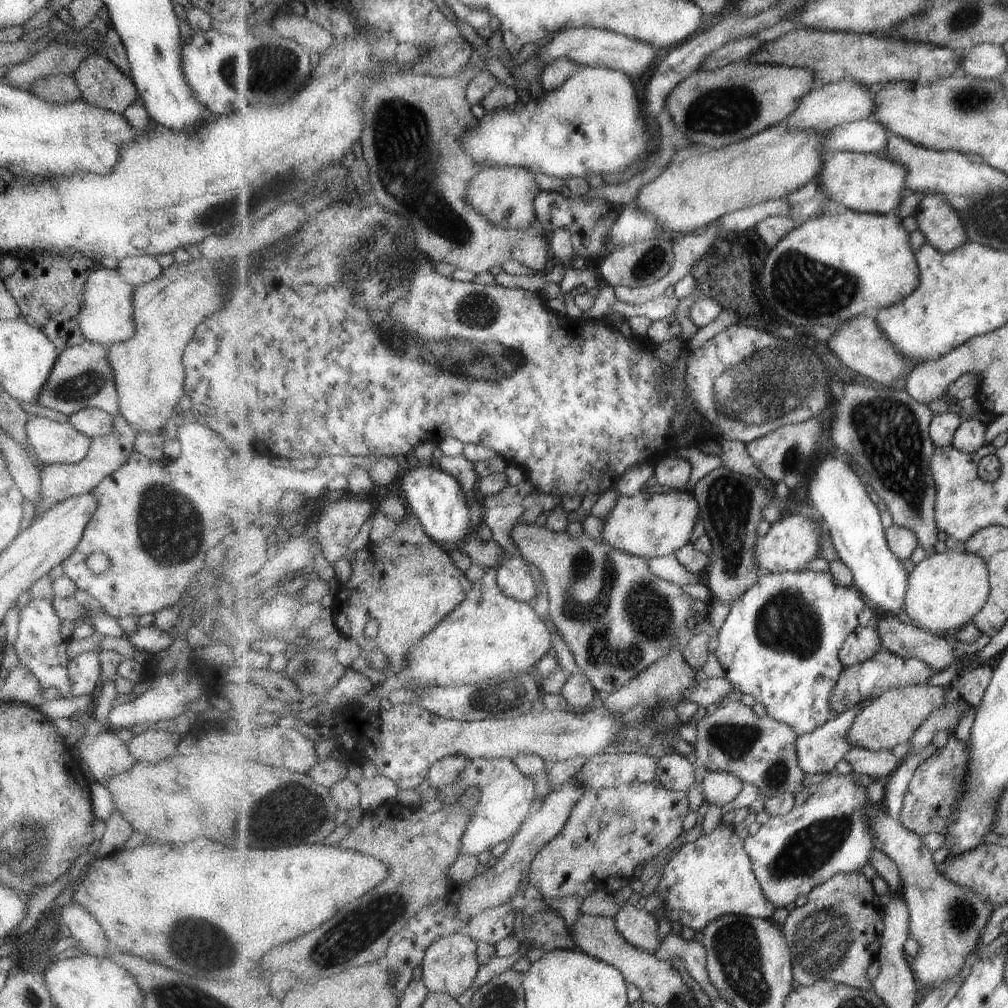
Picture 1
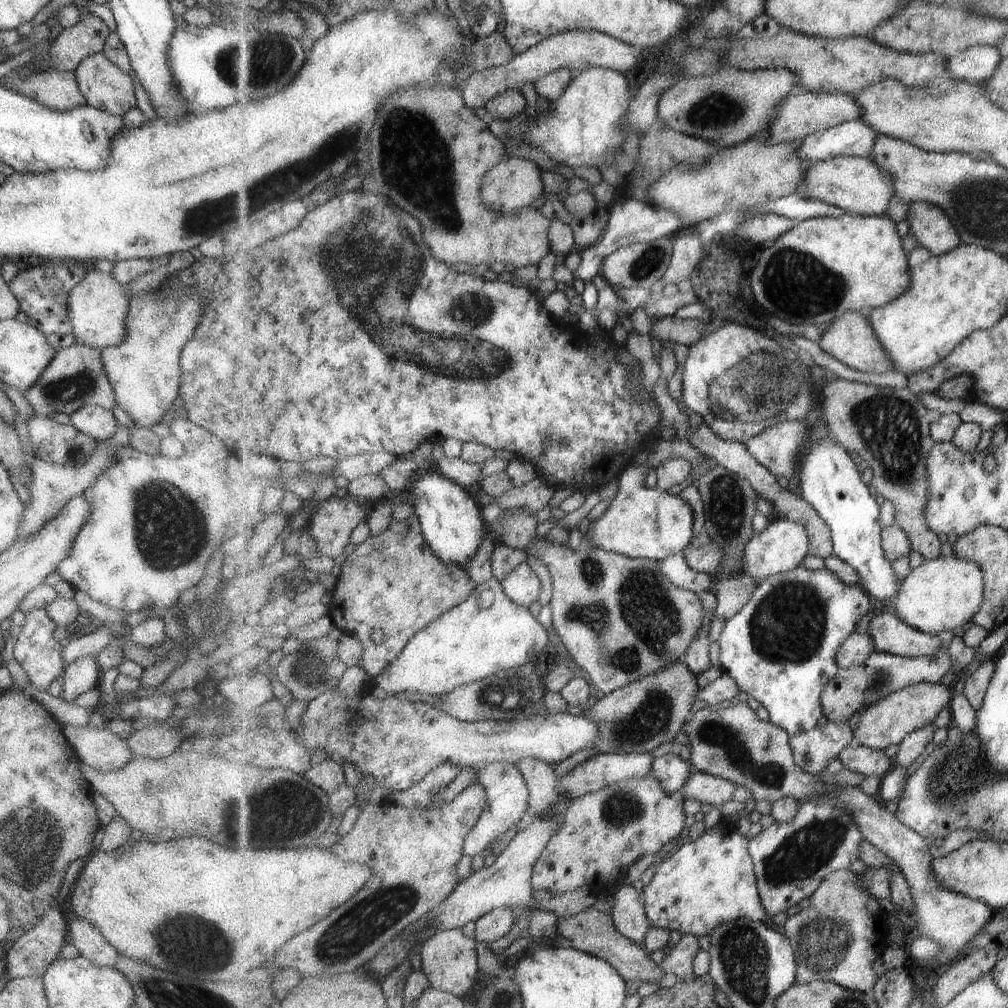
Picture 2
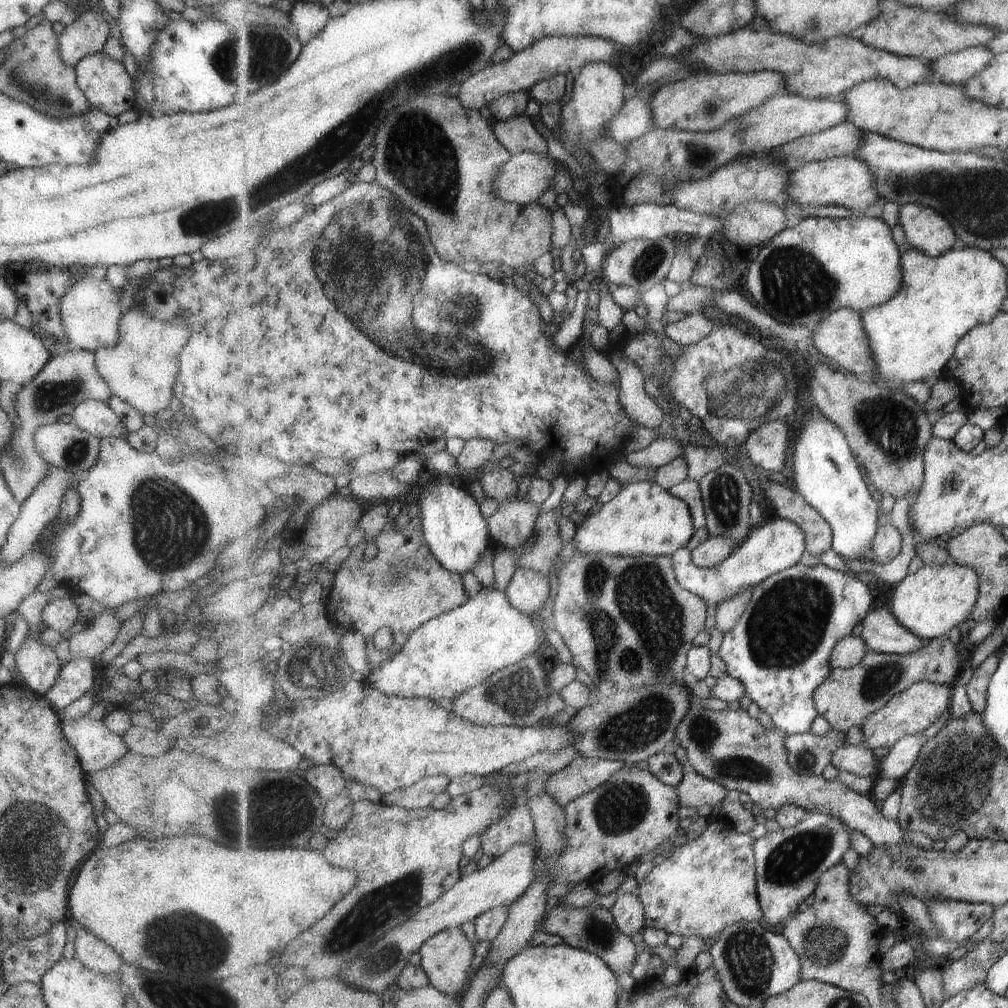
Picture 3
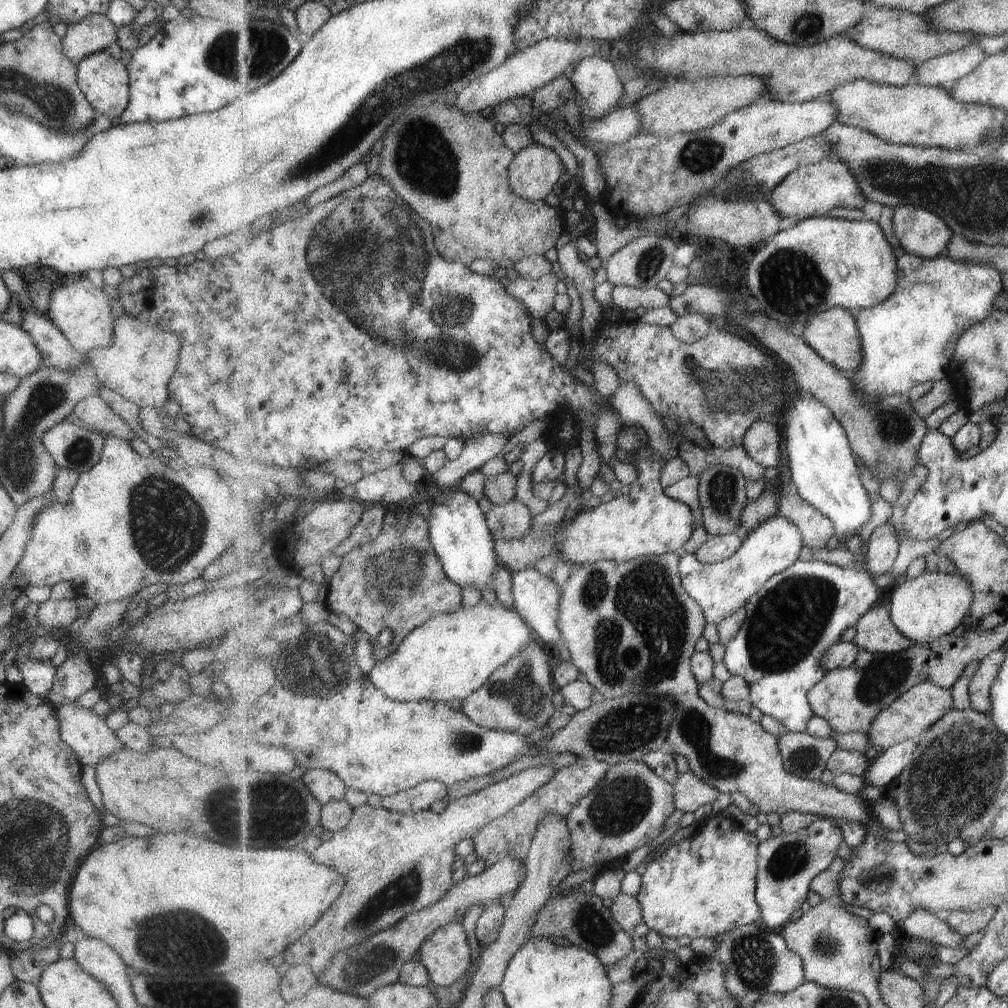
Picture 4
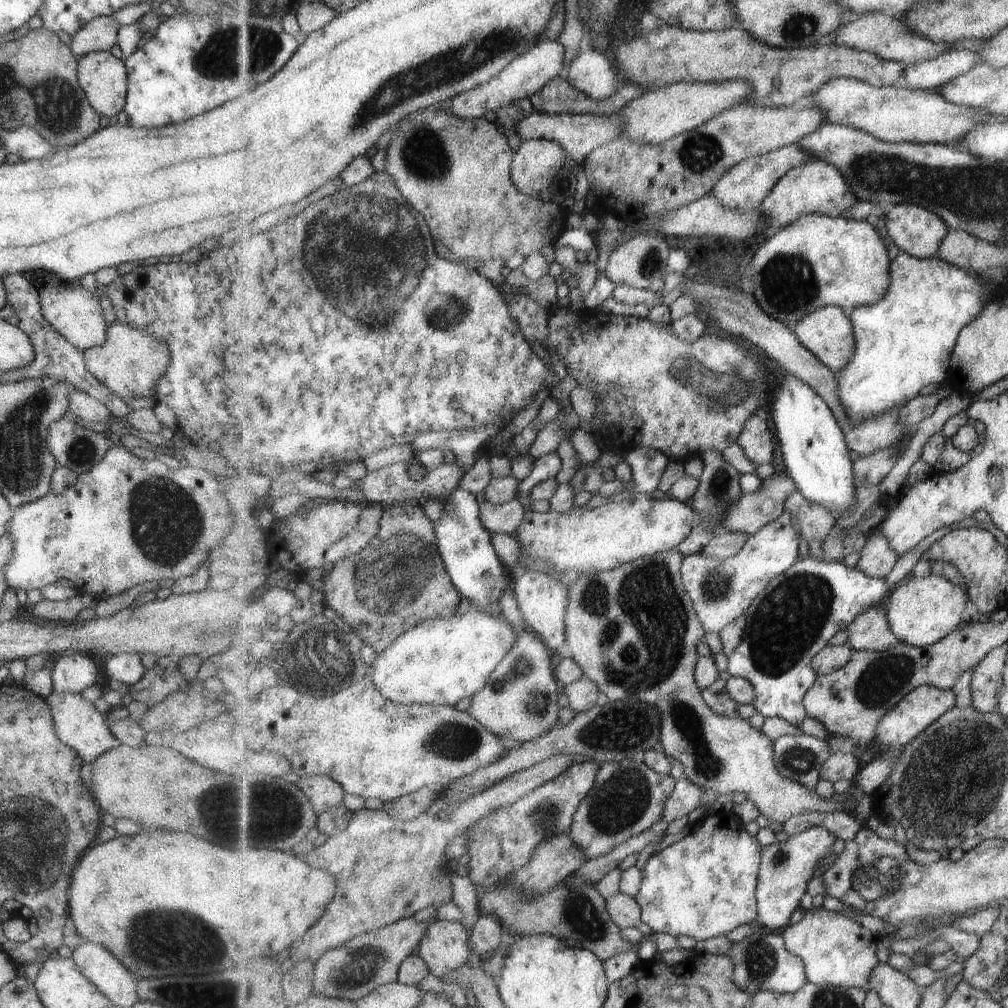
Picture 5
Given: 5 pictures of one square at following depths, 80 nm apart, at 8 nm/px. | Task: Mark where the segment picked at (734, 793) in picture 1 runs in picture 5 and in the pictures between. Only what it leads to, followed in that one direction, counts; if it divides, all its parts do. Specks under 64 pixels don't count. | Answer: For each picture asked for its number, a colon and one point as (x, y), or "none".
2: (707, 789)
3: (695, 789)
4: (691, 792)
5: (687, 796)

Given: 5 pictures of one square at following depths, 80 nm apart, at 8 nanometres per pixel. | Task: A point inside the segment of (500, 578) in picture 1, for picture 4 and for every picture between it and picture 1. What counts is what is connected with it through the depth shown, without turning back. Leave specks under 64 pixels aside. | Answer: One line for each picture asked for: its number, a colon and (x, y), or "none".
2: (523, 586)
3: (528, 591)
4: (537, 599)

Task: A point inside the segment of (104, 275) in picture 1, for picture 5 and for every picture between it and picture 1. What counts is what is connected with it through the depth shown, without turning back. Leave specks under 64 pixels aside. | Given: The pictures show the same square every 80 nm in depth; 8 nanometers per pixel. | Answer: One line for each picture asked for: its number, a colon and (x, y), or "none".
2: (96, 306)
3: (88, 310)
4: (80, 310)
5: (71, 310)

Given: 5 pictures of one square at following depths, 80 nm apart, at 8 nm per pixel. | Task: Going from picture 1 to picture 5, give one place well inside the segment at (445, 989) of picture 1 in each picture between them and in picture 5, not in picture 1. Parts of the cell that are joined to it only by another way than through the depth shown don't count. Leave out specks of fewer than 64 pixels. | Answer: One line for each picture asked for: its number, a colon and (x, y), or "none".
2: (450, 959)
3: (446, 957)
4: (446, 954)
5: (445, 948)

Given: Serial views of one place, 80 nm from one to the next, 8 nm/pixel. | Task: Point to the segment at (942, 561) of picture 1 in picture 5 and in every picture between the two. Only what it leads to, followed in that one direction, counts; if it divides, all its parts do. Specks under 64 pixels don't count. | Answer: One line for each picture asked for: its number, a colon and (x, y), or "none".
2: (943, 594)
3: (938, 598)
4: (924, 609)
5: (923, 611)

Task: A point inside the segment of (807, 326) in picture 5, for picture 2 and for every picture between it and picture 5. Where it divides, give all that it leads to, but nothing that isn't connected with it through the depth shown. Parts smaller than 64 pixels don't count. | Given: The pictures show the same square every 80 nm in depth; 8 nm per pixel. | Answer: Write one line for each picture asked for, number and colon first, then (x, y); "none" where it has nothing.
2: (850, 339)
3: (841, 337)
4: (834, 334)

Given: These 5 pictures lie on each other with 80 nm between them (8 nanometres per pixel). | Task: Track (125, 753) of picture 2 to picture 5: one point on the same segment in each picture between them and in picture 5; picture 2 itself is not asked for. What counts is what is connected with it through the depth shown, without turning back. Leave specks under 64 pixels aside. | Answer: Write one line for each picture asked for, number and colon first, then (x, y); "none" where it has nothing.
3: (96, 747)
4: (85, 732)
5: (77, 723)

